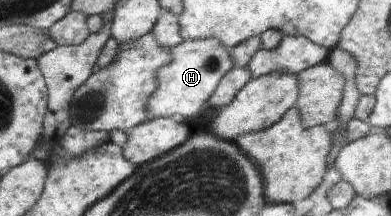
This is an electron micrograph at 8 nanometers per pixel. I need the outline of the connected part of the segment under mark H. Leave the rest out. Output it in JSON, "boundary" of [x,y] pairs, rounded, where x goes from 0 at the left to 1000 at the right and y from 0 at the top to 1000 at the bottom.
{"boundary":[[[558,176],[519,185],[468,185],[440,227],[437,292],[407,333],[407,412],[381,472],[386,542],[465,532],[481,560],[486,542],[506,542],[522,477],[555,412],[578,347],[598,315],[591,227],[583,227]]]}

